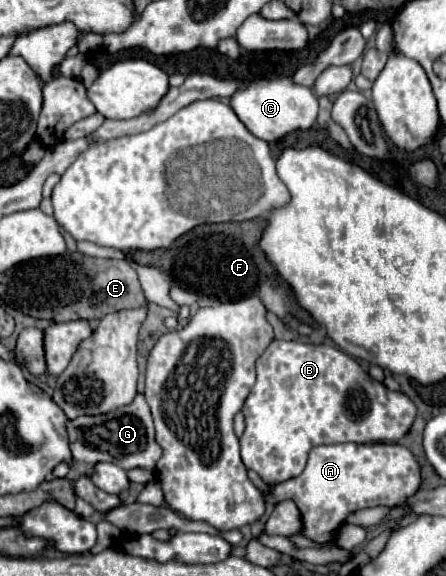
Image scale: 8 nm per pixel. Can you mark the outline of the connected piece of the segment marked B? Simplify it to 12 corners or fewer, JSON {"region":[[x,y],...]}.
{"region":[[273,340],[243,404],[243,464],[391,442],[417,408],[329,344]]}

